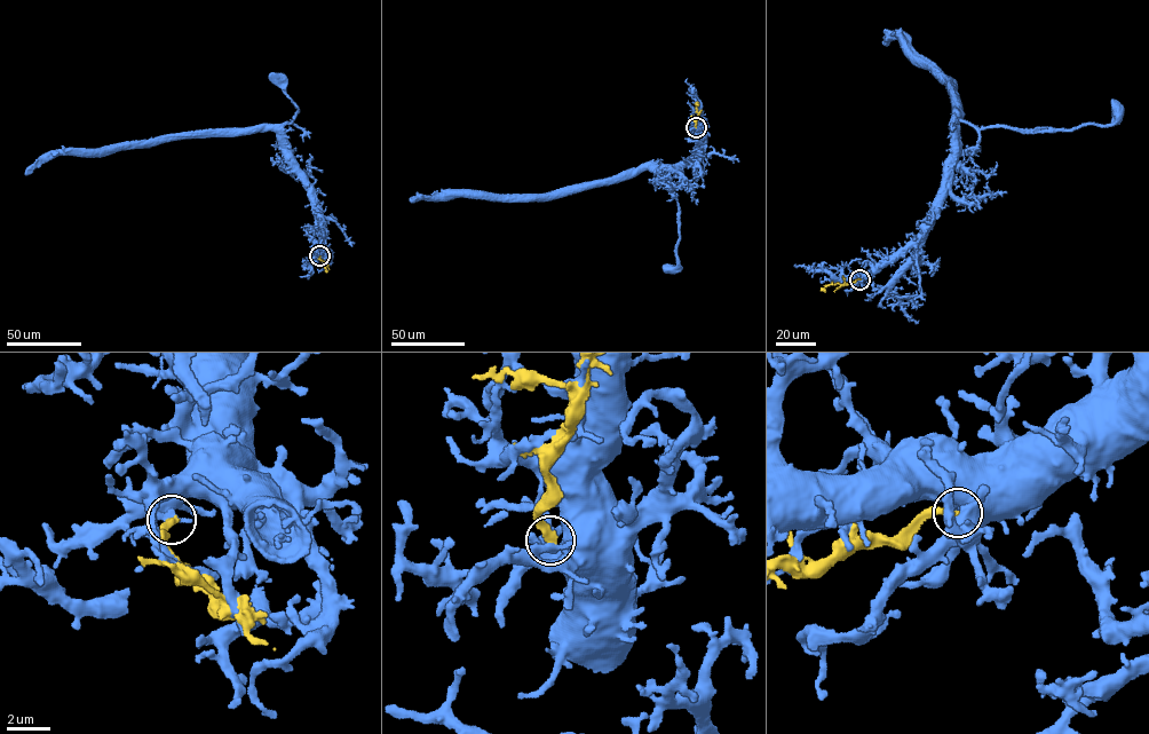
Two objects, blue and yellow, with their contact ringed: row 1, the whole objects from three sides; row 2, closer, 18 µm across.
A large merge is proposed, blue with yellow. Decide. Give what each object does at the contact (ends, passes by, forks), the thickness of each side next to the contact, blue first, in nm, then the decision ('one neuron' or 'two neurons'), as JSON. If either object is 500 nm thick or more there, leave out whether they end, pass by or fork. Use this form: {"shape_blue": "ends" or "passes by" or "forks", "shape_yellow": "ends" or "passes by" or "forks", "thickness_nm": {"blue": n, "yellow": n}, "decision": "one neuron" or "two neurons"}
{"shape_blue": "ends", "shape_yellow": "ends", "thickness_nm": {"blue": 440, "yellow": 360}, "decision": "two neurons"}

